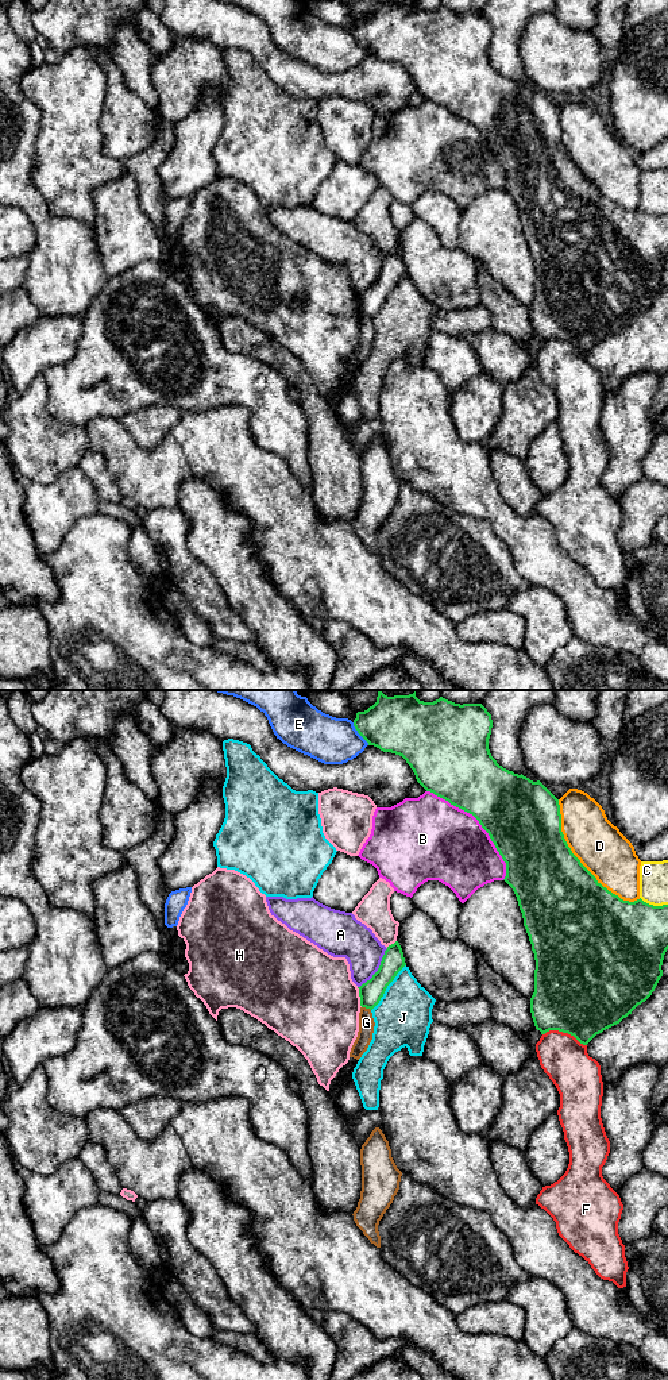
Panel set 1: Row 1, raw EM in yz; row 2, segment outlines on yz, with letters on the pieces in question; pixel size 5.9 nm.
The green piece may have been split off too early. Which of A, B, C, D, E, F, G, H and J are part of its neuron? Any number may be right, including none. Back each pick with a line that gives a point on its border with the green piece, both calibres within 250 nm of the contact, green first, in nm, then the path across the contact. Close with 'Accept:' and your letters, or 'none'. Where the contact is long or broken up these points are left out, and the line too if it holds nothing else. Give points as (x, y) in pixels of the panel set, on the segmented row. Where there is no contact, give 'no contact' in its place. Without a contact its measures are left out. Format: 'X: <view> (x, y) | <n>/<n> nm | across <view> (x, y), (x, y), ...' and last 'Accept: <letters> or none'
Accept: none

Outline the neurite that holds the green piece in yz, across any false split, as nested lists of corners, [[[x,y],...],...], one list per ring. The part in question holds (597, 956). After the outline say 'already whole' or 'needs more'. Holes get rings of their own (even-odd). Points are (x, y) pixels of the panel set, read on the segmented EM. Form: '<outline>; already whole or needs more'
[[[381,690],[378,691],[377,702],[364,712],[358,712],[354,720],[354,726],[358,733],[368,743],[383,752],[391,752],[402,756],[413,770],[417,782],[435,795],[448,801],[451,805],[472,814],[482,828],[489,833],[497,851],[506,863],[505,882],[513,888],[520,910],[524,918],[524,926],[532,944],[534,953],[534,992],[530,998],[530,1013],[537,1030],[545,1034],[549,1030],[559,1030],[574,1036],[580,1044],[587,1045],[596,1034],[619,1024],[632,1011],[645,1002],[655,991],[660,978],[663,976],[663,960],[668,949],[668,905],[653,906],[644,902],[641,898],[629,902],[603,887],[596,878],[580,863],[568,847],[561,832],[561,814],[559,799],[540,782],[533,782],[522,774],[514,774],[499,766],[491,756],[489,749],[489,739],[491,735],[493,720],[491,714],[482,704],[455,704],[443,697],[433,702],[424,702],[416,697],[416,691],[409,695],[387,697]]]; already whole

